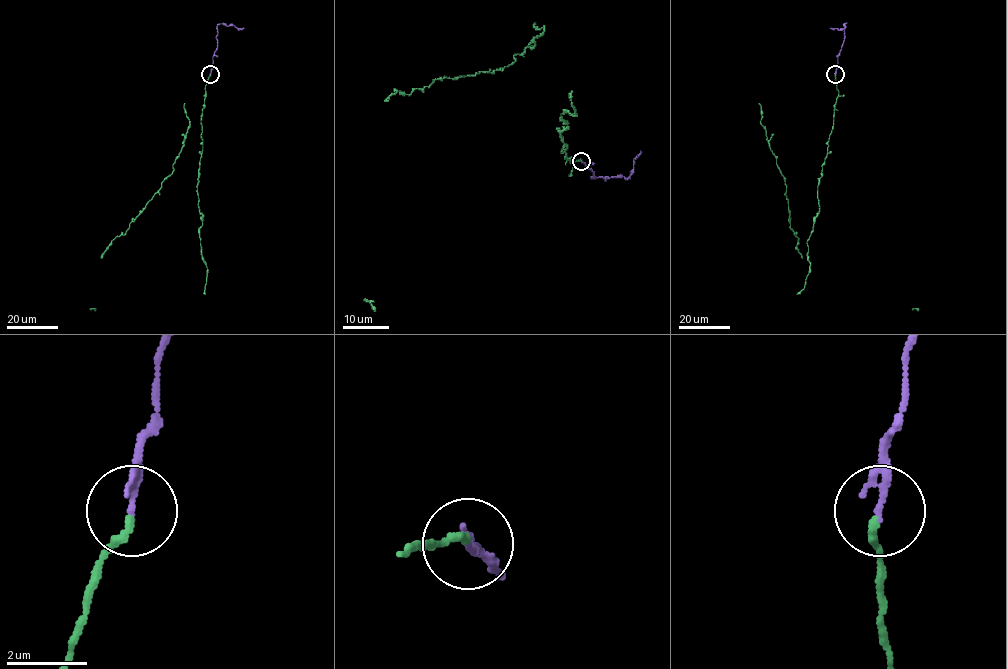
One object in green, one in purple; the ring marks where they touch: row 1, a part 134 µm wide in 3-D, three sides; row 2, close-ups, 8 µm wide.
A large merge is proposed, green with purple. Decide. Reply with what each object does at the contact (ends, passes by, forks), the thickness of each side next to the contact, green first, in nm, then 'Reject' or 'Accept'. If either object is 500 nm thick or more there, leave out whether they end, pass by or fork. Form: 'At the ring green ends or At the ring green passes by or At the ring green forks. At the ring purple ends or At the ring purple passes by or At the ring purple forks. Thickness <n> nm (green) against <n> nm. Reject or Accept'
At the ring green ends. At the ring purple ends. Thickness 200 nm (green) against 190 nm. Accept

